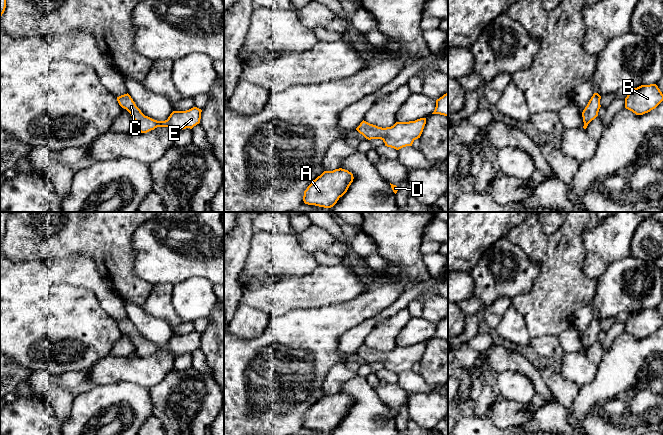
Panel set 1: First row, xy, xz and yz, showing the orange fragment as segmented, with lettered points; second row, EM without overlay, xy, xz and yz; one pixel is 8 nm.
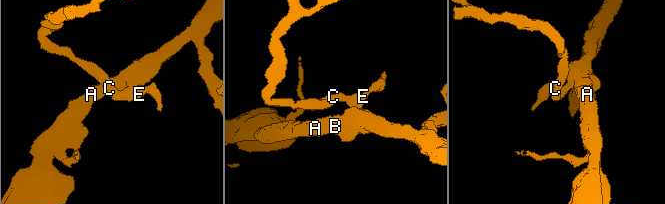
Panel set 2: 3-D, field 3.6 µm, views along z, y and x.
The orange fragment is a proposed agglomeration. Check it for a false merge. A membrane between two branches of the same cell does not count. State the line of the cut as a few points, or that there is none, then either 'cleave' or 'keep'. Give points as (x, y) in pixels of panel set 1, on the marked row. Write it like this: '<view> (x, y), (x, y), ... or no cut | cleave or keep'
no cut | keep

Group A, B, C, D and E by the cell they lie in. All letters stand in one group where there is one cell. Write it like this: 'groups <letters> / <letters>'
groups A B C D E

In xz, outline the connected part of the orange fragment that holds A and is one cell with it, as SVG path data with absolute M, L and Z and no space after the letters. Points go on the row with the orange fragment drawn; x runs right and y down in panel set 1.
M342 168L324 171L304 191L303 201L308 205L331 208L347 192L353 179L353 174Z

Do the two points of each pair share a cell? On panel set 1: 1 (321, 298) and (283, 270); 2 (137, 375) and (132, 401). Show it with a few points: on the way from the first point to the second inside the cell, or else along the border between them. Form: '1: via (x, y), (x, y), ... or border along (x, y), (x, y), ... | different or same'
1: border along (314, 270), (308, 274), (283, 277), (281, 279) | different
2: border along (111, 384), (117, 381), (128, 381), (148, 388) | different

